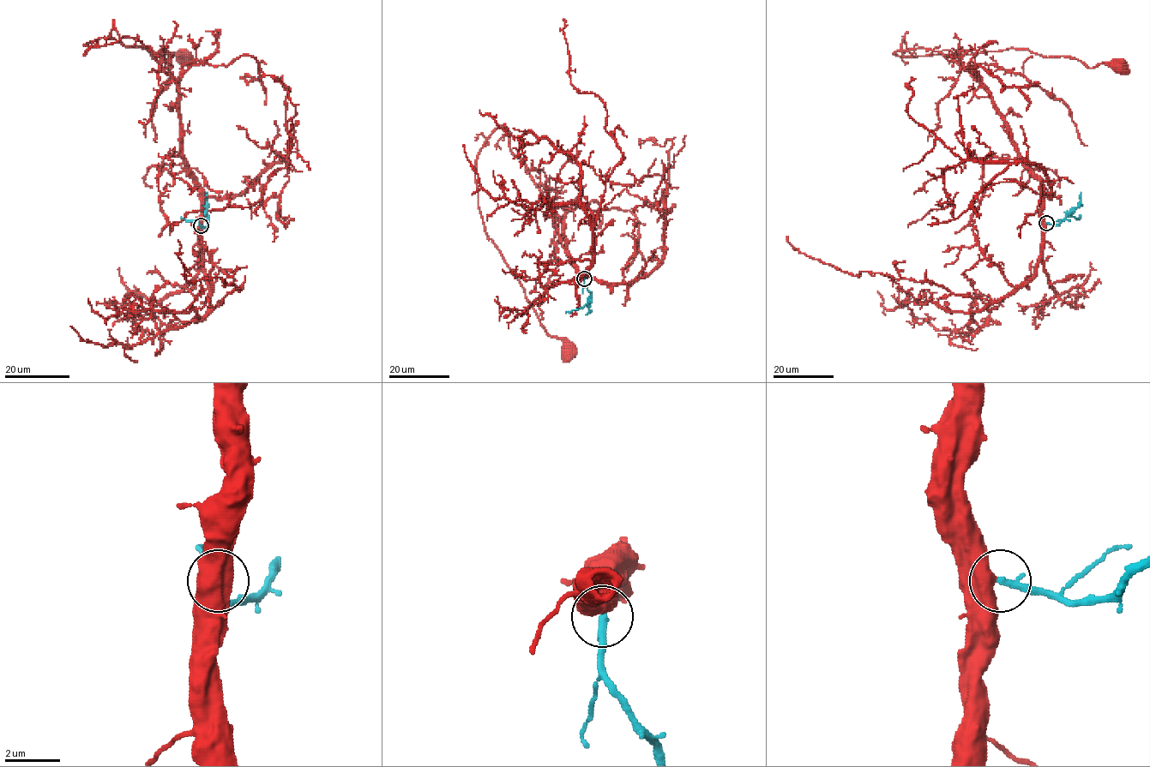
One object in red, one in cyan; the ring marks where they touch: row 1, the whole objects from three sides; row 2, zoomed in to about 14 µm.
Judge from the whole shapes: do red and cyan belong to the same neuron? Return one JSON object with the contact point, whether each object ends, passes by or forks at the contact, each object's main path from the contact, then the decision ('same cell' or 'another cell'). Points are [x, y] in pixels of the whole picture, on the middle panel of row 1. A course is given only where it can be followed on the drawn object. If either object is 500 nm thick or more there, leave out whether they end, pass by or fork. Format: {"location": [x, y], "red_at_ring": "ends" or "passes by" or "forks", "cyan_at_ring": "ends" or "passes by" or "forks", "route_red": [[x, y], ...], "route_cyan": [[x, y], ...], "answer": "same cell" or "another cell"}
{"location": [584, 278], "route_red": [[584, 278], [568, 255], [563, 222], [498, 126], [476, 161], [484, 230], [540, 325], [568, 350]], "route_cyan": [[584, 278], [585, 287], [591, 295], [590, 314]], "answer": "same cell"}

